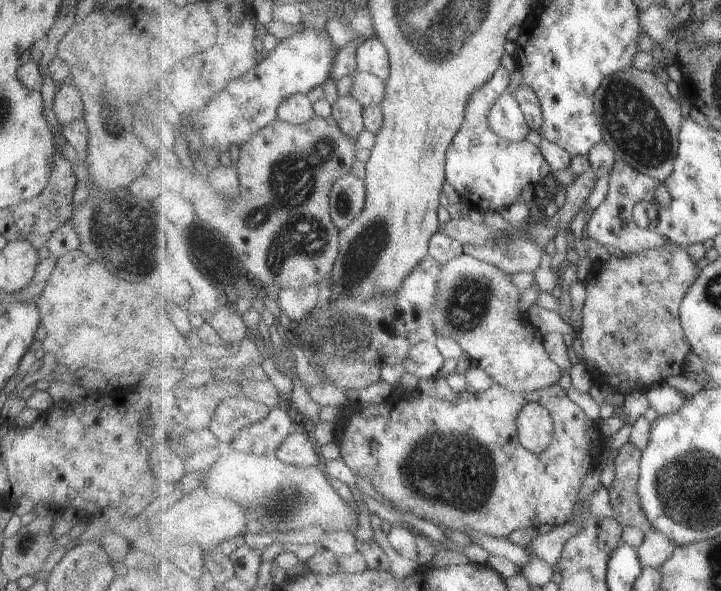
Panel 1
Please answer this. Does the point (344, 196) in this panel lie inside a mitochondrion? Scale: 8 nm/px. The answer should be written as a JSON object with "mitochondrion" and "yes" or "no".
{"mitochondrion":"yes"}

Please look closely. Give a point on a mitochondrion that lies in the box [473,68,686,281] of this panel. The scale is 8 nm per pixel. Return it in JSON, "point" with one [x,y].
{"point":[635,125]}

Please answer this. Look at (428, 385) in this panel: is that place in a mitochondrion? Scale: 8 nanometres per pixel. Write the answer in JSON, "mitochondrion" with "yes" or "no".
{"mitochondrion":"no"}

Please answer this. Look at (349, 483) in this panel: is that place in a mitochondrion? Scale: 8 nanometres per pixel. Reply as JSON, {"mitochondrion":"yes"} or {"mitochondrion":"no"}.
{"mitochondrion":"no"}

